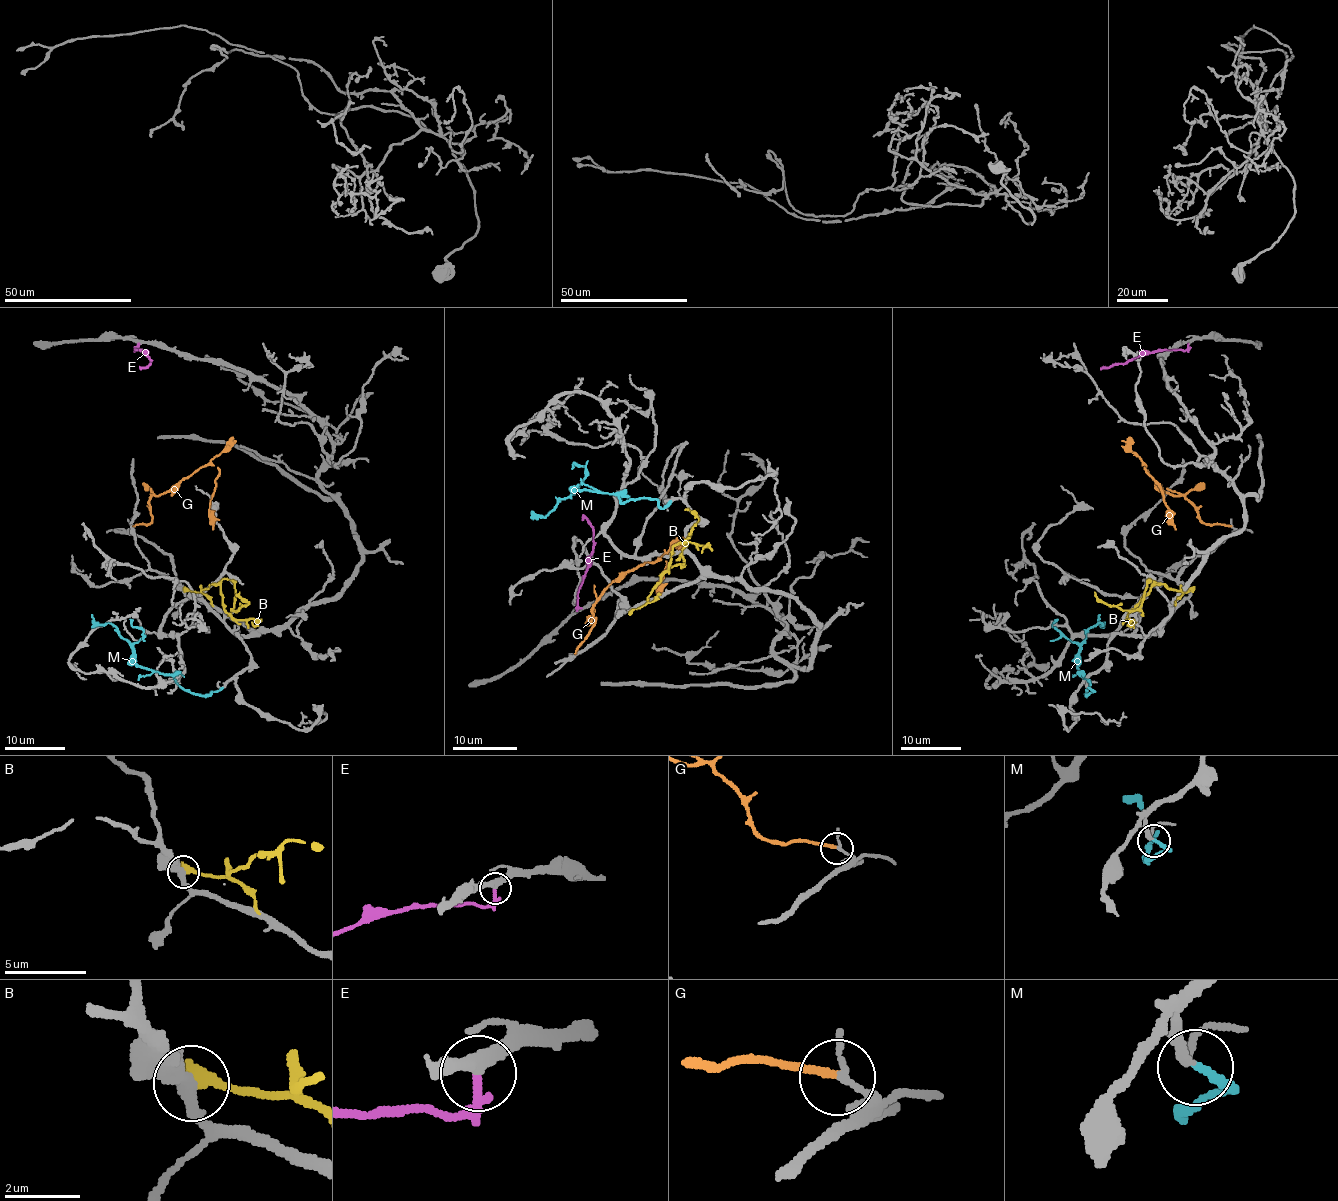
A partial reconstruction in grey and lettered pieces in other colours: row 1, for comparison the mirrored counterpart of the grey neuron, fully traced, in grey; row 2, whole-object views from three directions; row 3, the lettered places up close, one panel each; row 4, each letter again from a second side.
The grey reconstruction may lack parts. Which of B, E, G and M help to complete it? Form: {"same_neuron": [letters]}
{"same_neuron": ["E", "M"]}

